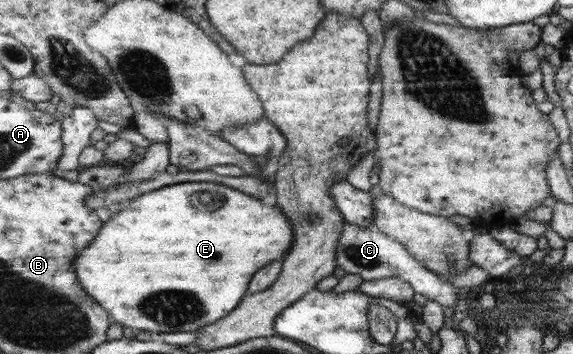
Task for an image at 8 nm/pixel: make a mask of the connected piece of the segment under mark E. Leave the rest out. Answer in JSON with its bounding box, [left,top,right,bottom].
[74,182,294,333]

